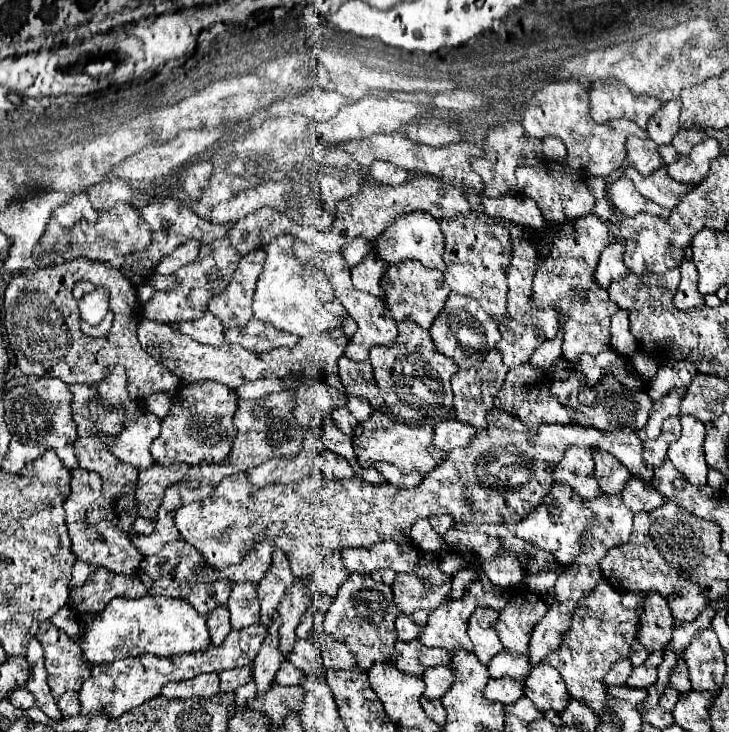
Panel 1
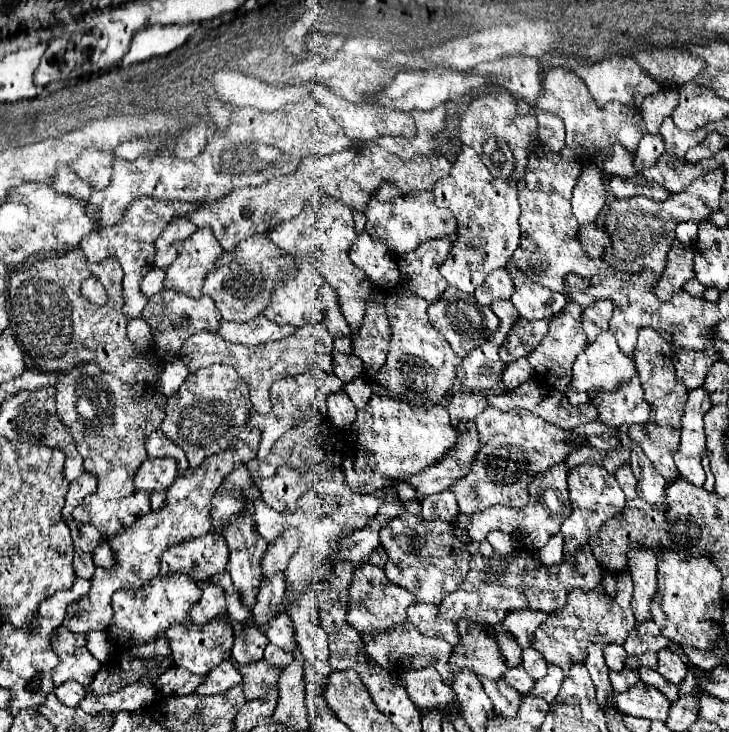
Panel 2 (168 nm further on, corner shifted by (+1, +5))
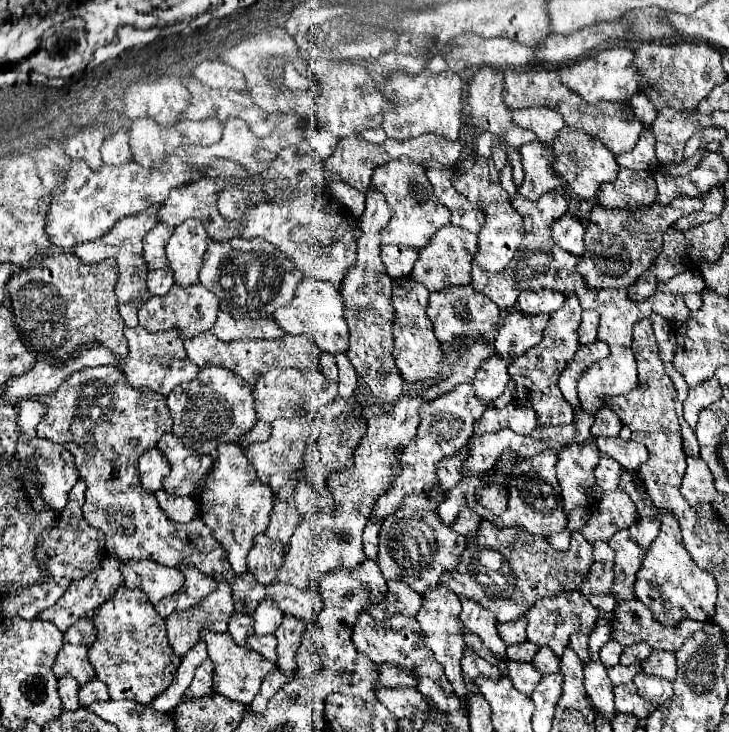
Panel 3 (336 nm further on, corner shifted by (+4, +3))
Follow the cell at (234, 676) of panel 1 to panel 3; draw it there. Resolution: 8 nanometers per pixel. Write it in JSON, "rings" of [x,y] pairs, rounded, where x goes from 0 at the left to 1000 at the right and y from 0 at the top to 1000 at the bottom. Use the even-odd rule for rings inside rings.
{"rings":[[[281,900],[270,914],[267,914],[267,925],[259,936],[259,941],[254,944],[254,952],[281,952],[281,949],[292,949],[292,919],[295,919],[295,908],[289,906],[289,900]]]}

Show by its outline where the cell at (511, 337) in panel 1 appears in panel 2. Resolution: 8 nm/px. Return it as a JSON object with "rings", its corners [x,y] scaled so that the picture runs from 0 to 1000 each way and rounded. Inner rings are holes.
{"rings":[[[713,436],[697,455],[694,469],[686,474],[686,490],[691,496],[700,496],[724,485],[724,474],[727,480],[733,480],[749,455],[752,455],[752,436],[743,439]]]}

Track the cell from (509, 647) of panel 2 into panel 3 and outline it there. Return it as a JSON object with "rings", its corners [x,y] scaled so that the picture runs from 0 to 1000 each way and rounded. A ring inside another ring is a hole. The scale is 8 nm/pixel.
{"rings":[[[720,876],[715,881],[697,883],[694,895],[701,903],[720,903],[720,906],[726,906],[737,889],[739,889],[737,881]]]}

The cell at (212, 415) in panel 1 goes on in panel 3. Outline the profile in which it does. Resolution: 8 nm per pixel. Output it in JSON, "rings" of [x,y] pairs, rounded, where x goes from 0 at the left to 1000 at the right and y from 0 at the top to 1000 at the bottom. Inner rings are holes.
{"rings":[[[309,501],[276,504],[262,523],[243,529],[243,534],[229,542],[229,553],[235,559],[237,594],[257,613],[281,622],[295,622],[306,605],[322,605],[353,578],[344,529]]]}

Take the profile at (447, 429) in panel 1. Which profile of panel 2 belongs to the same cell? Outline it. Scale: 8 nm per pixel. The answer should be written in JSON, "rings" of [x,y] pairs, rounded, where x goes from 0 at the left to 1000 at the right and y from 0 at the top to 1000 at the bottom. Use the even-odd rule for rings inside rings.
{"rings":[[[628,534],[615,553],[620,581],[628,581],[631,572],[650,575],[664,559],[667,559],[664,537],[642,537],[642,534]]]}

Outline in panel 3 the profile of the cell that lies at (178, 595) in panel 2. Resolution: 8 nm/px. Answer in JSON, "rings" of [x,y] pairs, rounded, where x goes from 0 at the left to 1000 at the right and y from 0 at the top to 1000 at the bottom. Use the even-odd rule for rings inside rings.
{"rings":[[[204,764],[169,766],[171,802],[193,805],[215,827],[226,813],[240,813],[251,802],[251,783],[240,775],[221,775]]]}

